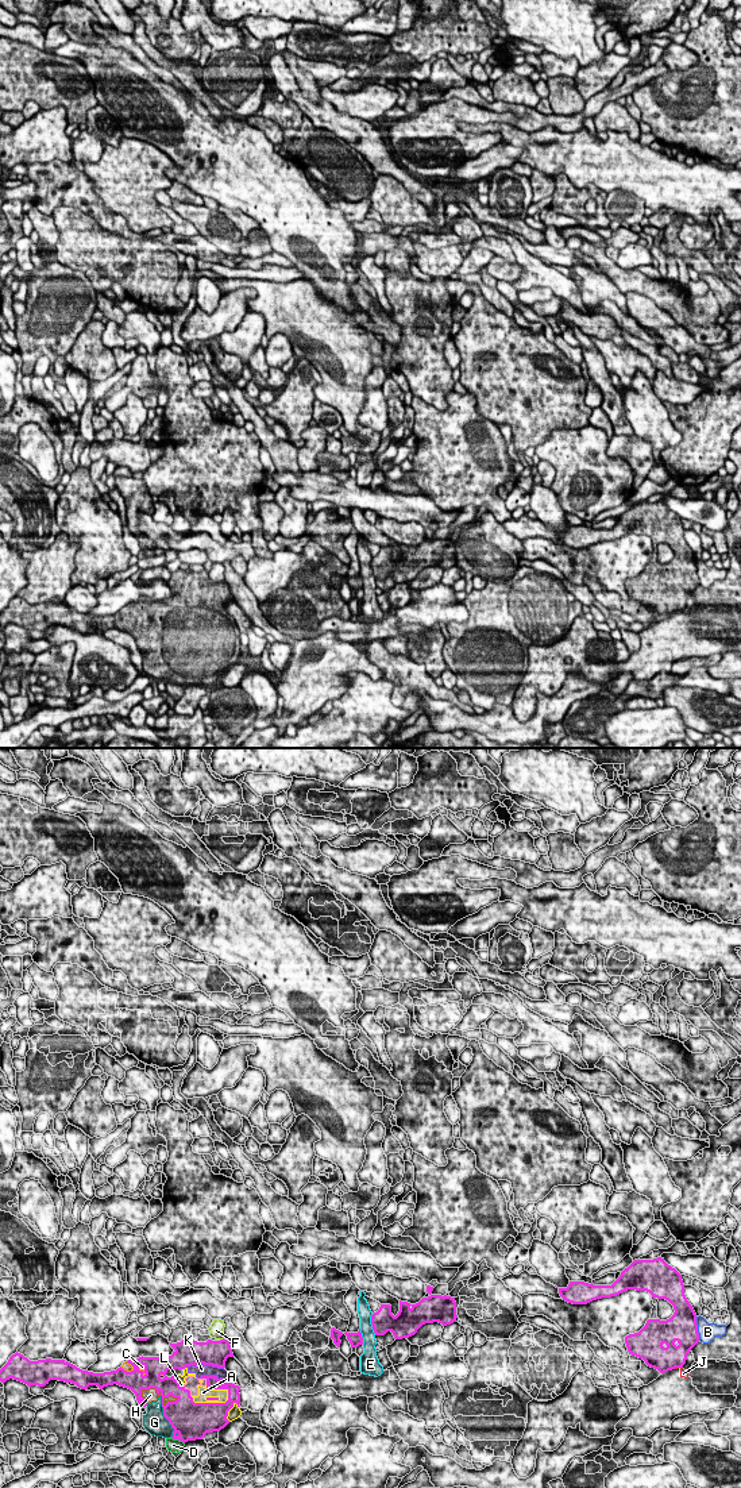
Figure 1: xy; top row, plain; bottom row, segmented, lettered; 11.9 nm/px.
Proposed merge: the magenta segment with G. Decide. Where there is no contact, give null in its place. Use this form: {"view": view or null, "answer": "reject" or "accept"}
{"view": "xy", "answer": "accept"}

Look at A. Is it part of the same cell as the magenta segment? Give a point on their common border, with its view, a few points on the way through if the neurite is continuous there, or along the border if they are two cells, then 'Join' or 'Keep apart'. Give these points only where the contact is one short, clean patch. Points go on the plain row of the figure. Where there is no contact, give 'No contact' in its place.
Touches magenta at xy (212, 647). Join

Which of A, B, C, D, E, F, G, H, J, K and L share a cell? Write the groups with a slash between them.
A C G H K L / B / D / E / F / J

